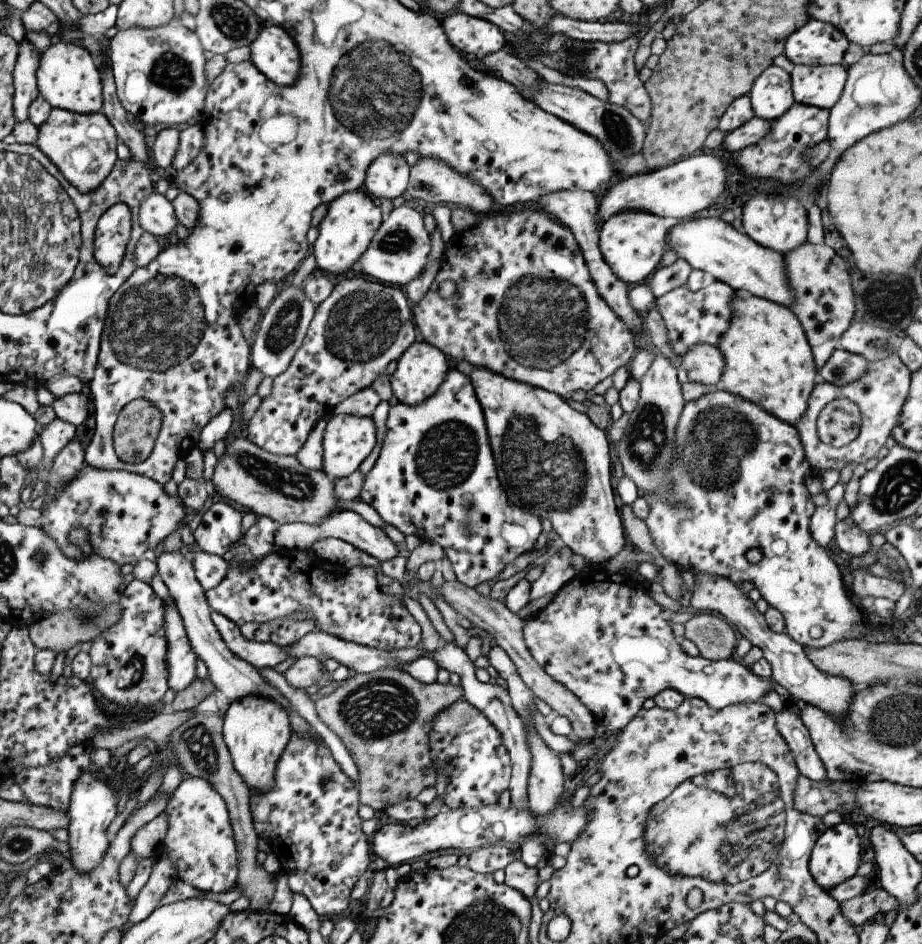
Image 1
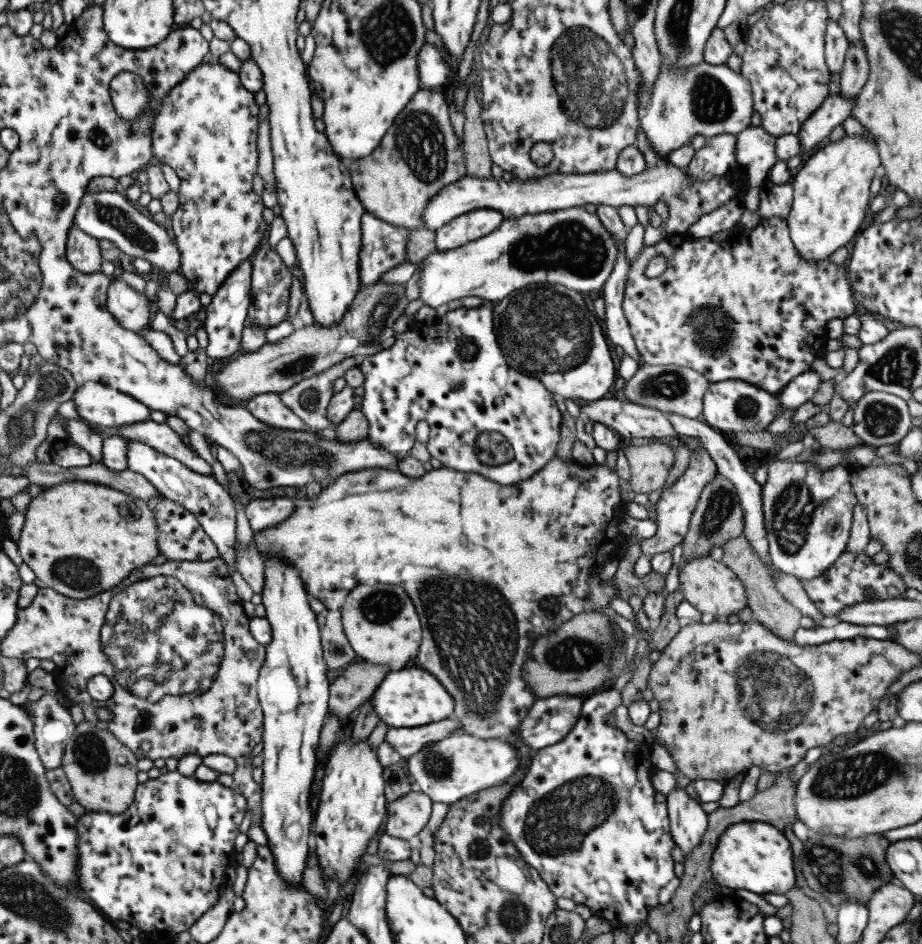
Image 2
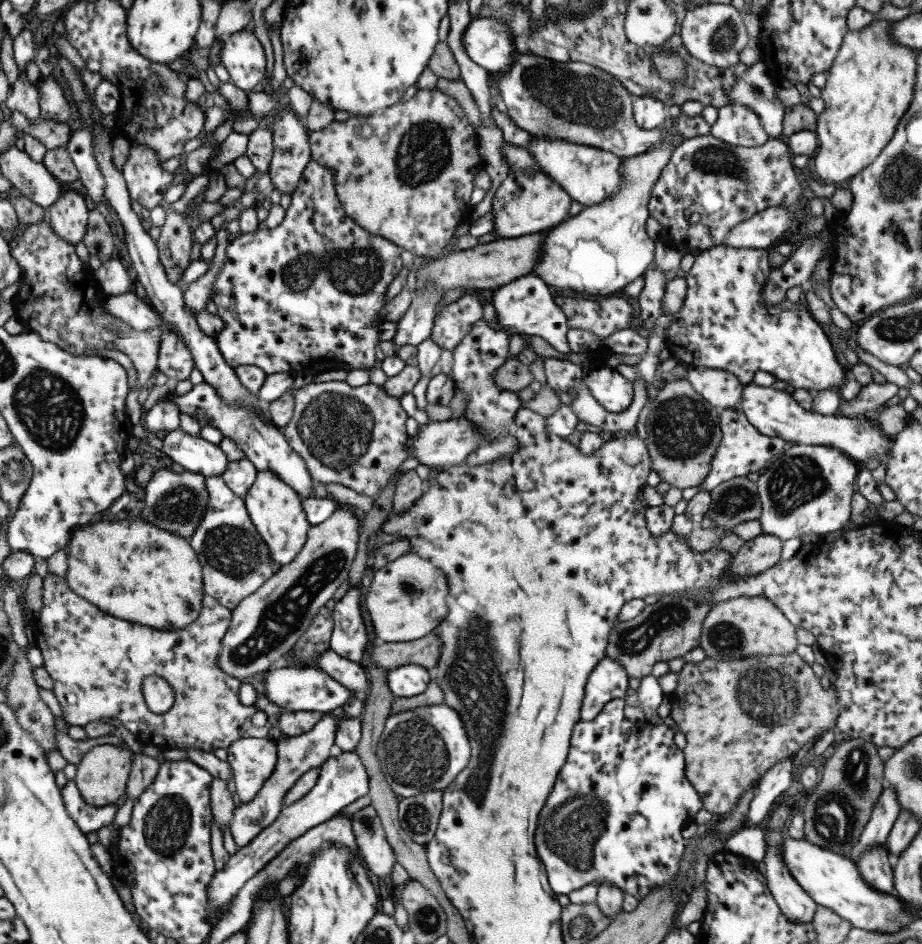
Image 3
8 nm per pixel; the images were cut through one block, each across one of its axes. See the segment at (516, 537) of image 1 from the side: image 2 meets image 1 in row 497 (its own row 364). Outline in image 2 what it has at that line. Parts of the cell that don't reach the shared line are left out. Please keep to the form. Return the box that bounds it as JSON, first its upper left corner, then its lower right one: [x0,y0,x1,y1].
[359,304,562,485]

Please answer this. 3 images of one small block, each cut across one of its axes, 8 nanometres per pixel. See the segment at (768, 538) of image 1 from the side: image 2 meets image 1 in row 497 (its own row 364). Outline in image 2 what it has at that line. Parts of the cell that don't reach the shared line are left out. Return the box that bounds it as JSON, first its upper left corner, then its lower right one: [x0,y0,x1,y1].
[622,216,859,394]

